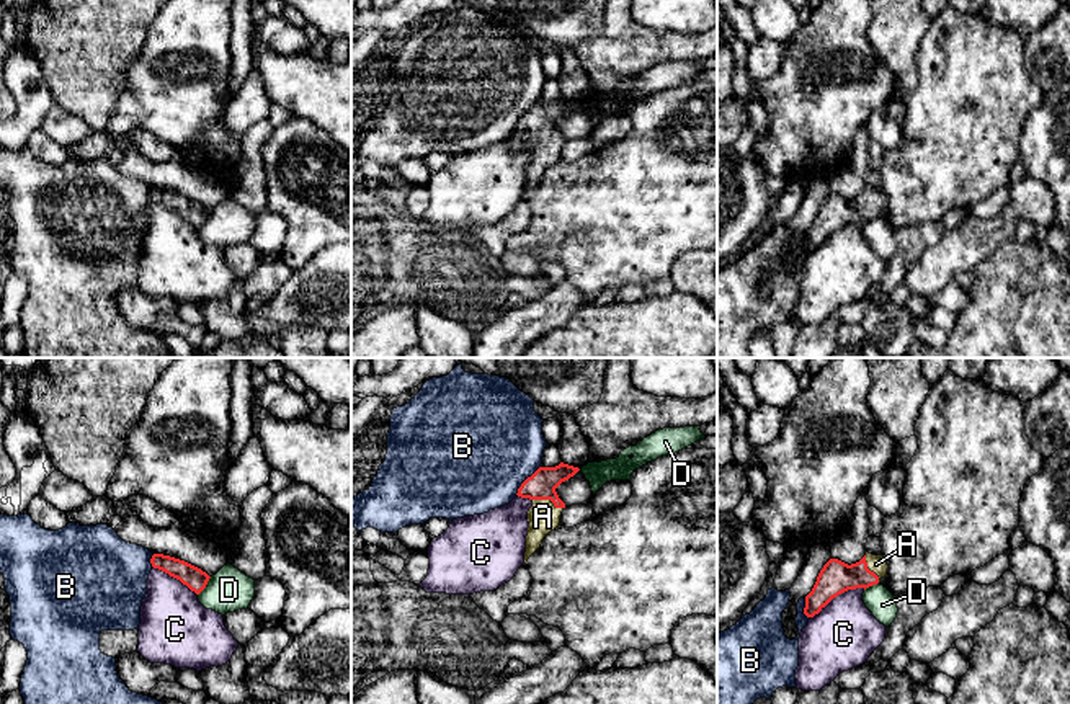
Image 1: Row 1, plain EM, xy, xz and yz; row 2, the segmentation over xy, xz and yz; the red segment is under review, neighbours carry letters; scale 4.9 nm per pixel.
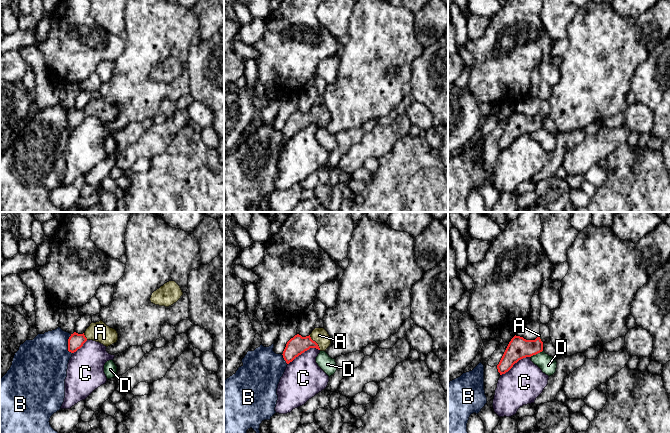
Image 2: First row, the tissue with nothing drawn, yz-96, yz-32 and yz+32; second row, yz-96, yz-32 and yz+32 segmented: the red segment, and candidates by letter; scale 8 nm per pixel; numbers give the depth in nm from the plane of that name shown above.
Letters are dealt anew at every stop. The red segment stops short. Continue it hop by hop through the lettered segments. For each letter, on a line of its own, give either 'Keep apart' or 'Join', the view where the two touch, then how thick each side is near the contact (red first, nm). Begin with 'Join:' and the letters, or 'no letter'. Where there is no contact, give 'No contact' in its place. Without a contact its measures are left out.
Join: A
A: Join. Touches red in xz. Thickness 140 nm (red) against 160 nm
B: Keep apart. Touches red in xz. Thickness 140 nm (red) against 500 nm
C: Keep apart. Touches red in yz. Thickness 160 nm (red) against 320 nm
D: Keep apart. Touches red in xy. Thickness 110 nm (red) against 220 nm

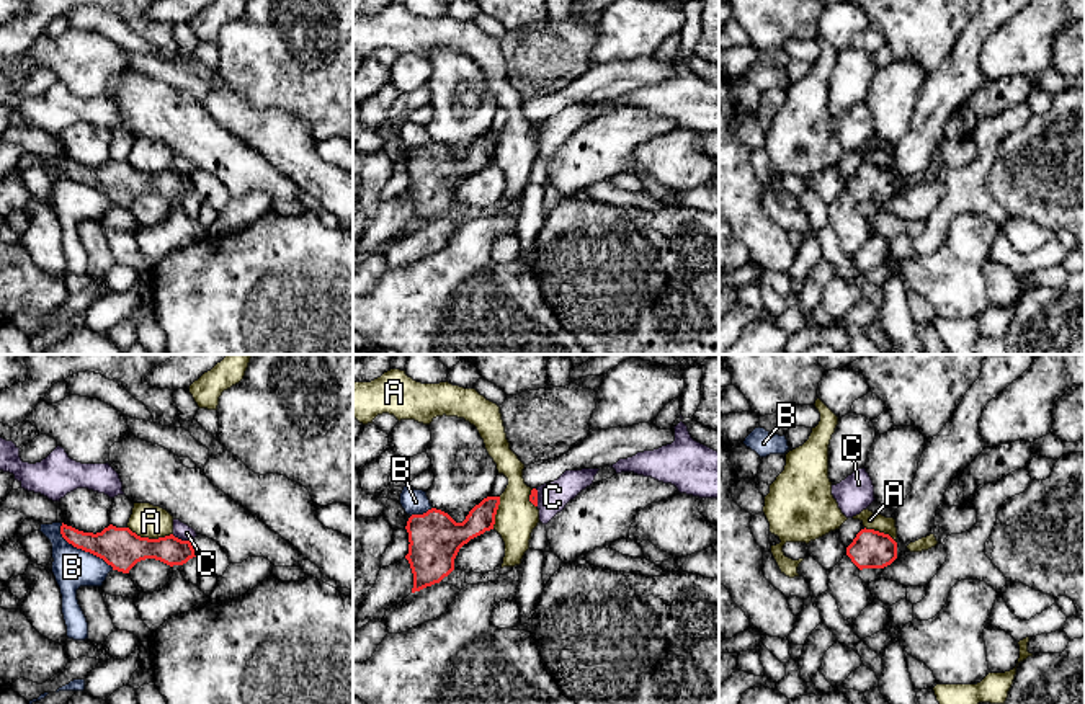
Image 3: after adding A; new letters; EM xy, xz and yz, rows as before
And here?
Join: no letter
A: Keep apart. Touches red in xy. Thickness 200 nm (red) against 160 nm
B: Keep apart. Touches red in xy. Thickness 200 nm (red) against 200 nm
C: Keep apart. Touches red in xy. Thickness 140 nm (red) against 80 nm

